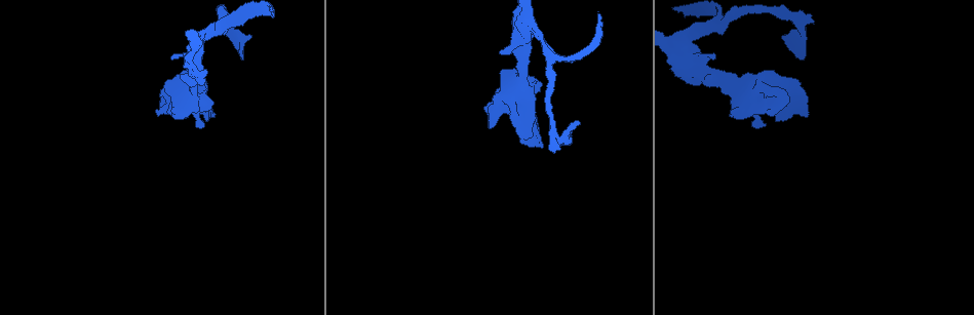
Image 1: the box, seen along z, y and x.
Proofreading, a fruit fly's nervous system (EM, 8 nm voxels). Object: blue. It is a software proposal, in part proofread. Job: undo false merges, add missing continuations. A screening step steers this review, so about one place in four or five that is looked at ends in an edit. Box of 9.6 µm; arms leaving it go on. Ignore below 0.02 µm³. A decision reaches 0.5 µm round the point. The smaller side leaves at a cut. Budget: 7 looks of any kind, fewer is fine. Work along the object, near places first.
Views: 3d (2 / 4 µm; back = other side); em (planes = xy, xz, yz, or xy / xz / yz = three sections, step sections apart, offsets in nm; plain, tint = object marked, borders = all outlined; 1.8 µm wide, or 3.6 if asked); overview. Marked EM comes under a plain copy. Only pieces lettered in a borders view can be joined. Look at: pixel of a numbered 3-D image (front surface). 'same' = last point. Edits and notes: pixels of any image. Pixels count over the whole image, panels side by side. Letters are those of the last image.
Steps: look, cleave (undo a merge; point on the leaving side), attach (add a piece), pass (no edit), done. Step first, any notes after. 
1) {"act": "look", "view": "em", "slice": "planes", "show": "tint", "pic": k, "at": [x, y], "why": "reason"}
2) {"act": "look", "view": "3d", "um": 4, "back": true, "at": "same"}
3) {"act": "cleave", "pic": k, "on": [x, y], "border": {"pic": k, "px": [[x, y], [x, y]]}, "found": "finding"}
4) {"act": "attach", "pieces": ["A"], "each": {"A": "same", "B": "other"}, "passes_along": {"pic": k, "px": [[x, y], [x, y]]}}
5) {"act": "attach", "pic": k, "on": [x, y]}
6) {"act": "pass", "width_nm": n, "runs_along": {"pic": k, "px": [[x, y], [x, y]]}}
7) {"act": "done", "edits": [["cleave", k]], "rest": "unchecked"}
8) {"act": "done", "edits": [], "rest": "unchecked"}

{"act": "look", "view": "em", "slice": "planes", "show": "borders", "pic": 1, "at": [241, 57], "why": "branch stops here"}

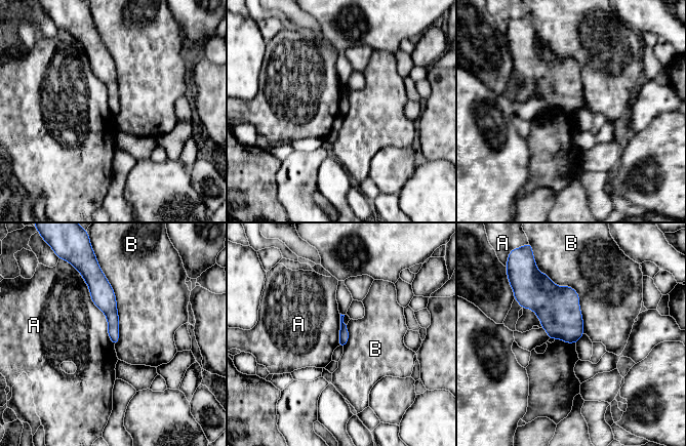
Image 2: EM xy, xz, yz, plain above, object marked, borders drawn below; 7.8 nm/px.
{"act": "pass", "each": {"A": "other", "B": "other"}, "runs_along": {"pic": 2, "px": [[101, 277], [115, 341]]}, "found": "none of them fits"}

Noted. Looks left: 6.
{"act": "look", "view": "3d", "um": 4, "pic": 1, "at": [495, 118], "why": "sharp bend"}

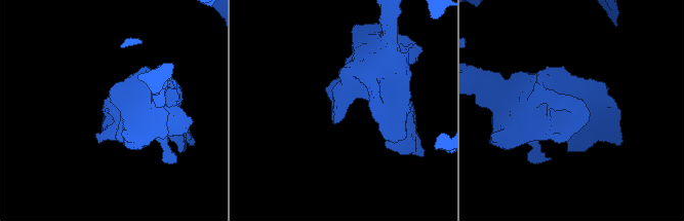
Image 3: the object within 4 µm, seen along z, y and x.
{"act": "look", "view": "em", "um": 3.6, "slice": "planes", "show": "borders", "pic": 3, "at": [573, 104]}

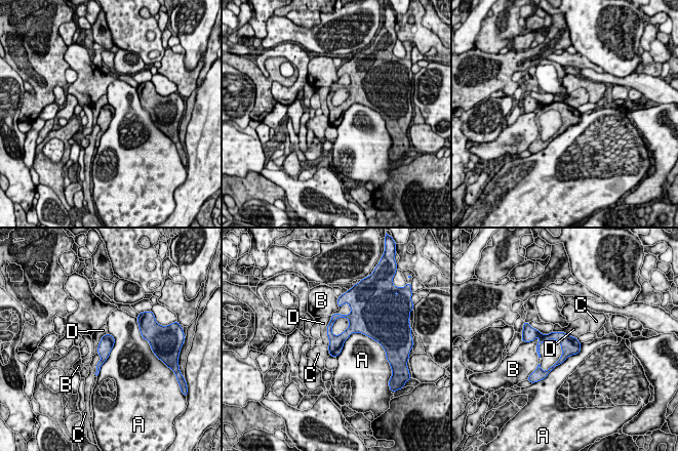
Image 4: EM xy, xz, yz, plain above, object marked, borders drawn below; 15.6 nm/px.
{"act": "pass", "each": {"A": "other", "B": "other", "C": "other", "D": "other"}, "border": {"pic": 4, "px": [[108, 332], [114, 345], [97, 376]]}, "found": "one cell here"}

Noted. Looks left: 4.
{"act": "look", "view": "em", "slice": "xy", "step": 8, "show": "tint", "pic": 1, "at": [597, 11], "why": "tapers out"}

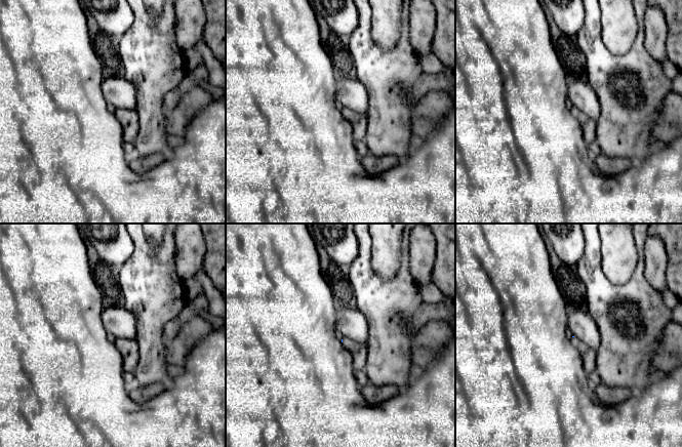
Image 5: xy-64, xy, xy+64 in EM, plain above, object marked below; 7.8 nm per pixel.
{"act": "look", "view": "em", "slice": "planes", "show": "borders", "at": "same", "why": "another direction"}

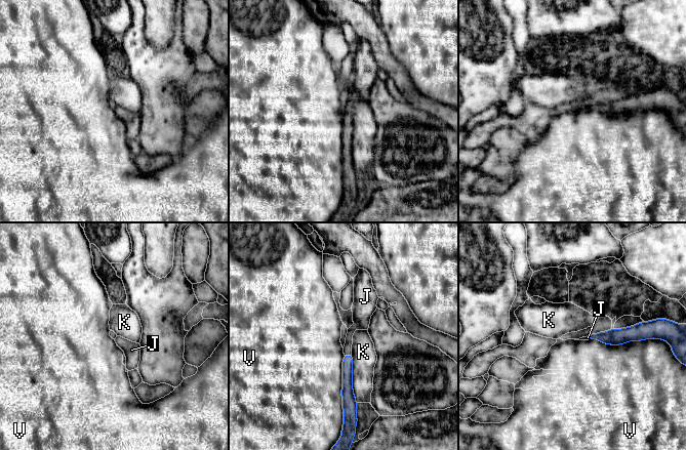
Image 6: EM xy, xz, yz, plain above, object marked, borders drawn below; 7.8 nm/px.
{"act": "attach", "pieces": ["J"], "each": {"J": "same", "K": "other", "V": "other"}, "found": "it goes on there"}

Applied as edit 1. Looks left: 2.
{"act": "done", "edits": [["attach", 6]], "rest": "unchecked"}

